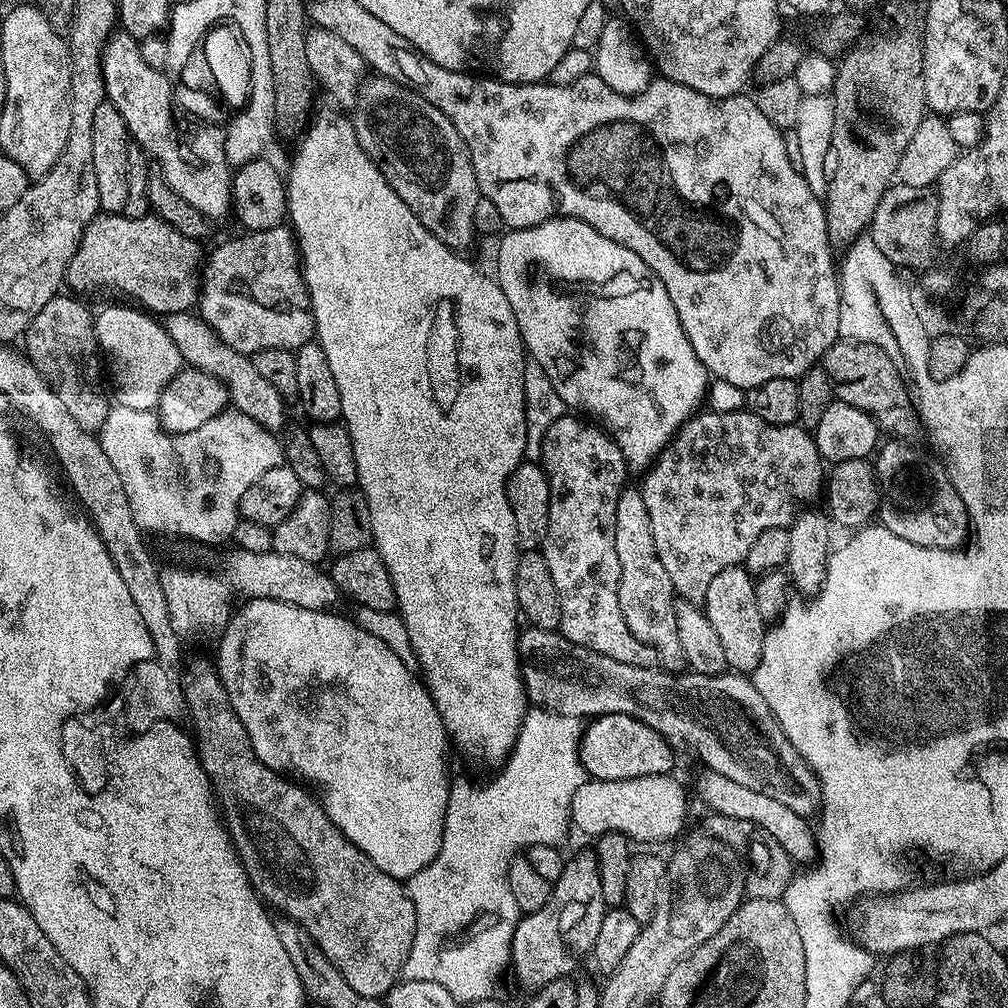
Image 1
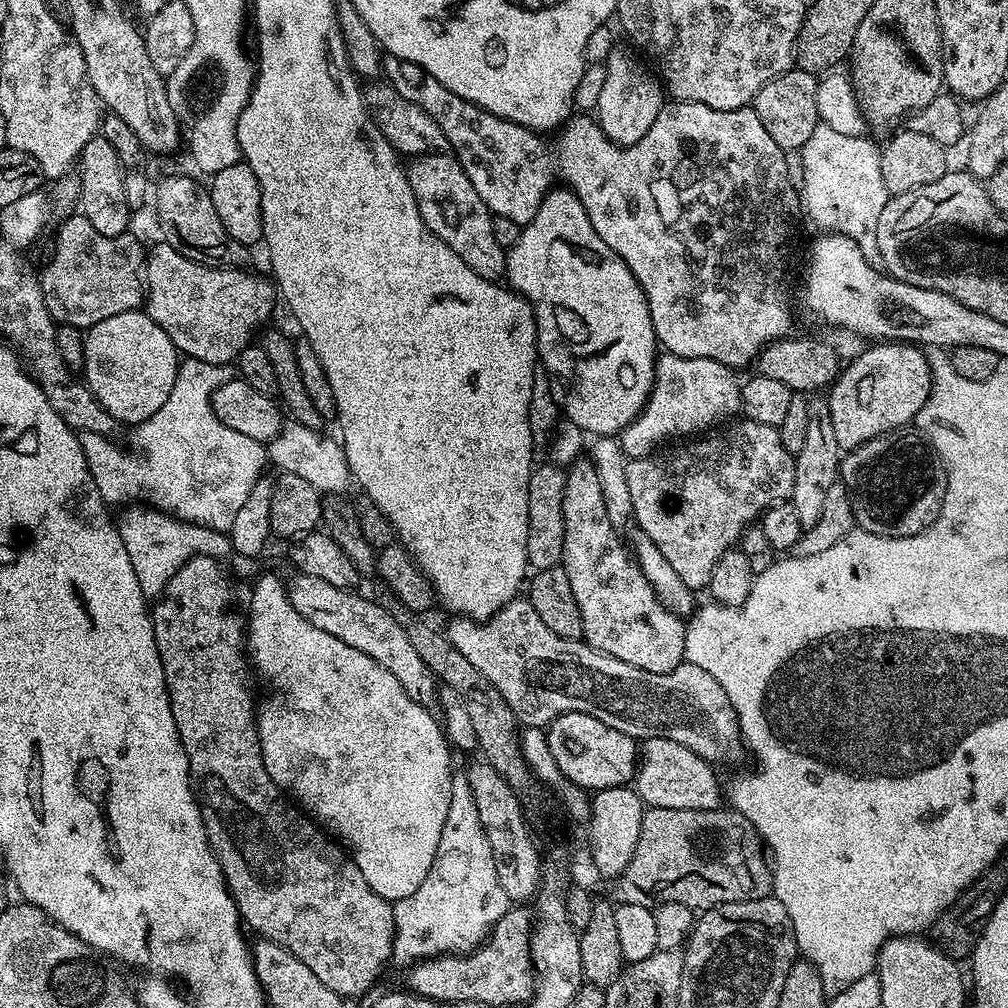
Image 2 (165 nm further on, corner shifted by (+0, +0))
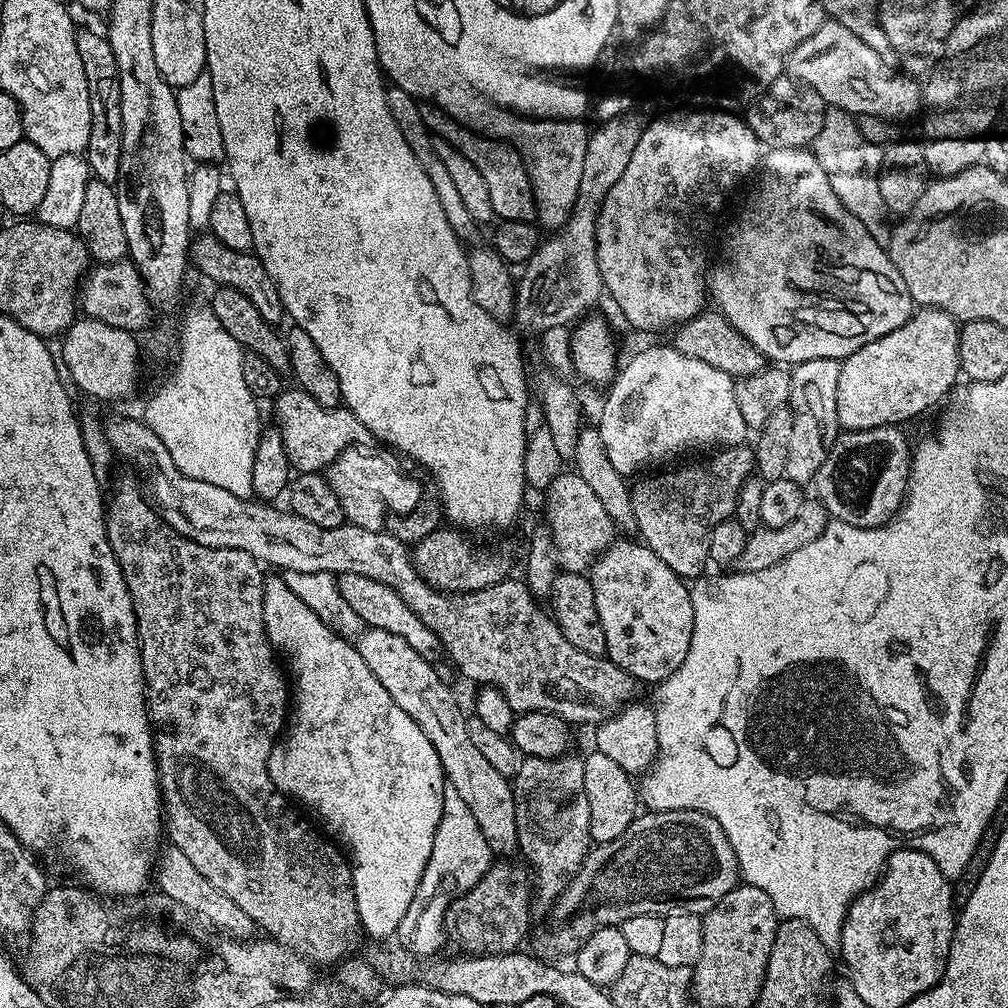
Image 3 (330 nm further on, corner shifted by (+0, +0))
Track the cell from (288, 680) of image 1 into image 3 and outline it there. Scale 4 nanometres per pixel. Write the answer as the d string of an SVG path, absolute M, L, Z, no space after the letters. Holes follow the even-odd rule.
M268 574L264 577L262 618L266 626L268 641L286 661L292 687L290 719L287 721L280 739L270 750L268 759L270 778L278 791L288 797L289 801L295 802L301 809L309 808L324 823L323 831L329 837L339 841L346 849L352 865L354 902L358 902L358 918L363 935L373 936L376 940L384 940L380 942L391 941L395 937L402 918L406 918L406 910L410 910L410 902L414 902L414 894L422 882L426 862L430 862L430 850L434 850L434 834L438 830L438 822L442 818L446 777L442 770L442 762L438 762L438 750L434 750L430 738L426 738L426 734L422 734L422 726L418 726L418 722L414 722L414 718L410 718L410 714L406 714L406 710L402 710L402 706L398 706L398 702L394 702L394 698L390 698L390 690L386 690L386 686L382 686L382 682L378 682L378 678L374 678L370 666L366 666L366 662L362 662L362 654L358 654L355 643L349 642L334 630L330 630L330 626L326 626L326 622L322 622L322 618L318 618L318 614L314 614L314 610L310 610L310 606L306 606L306 602L302 602L302 598L298 598L298 594L294 594L294 590L290 590L288 581L283 575Z

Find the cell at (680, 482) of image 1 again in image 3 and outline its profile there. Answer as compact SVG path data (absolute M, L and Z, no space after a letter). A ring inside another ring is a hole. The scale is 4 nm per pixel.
M751 447L721 448L708 455L712 454L697 464L684 464L672 473L641 475L635 481L637 484L631 485L639 539L681 578L696 578L705 571L704 564L709 563L710 534L714 534L718 522L733 519L738 490L742 490L754 472Z

